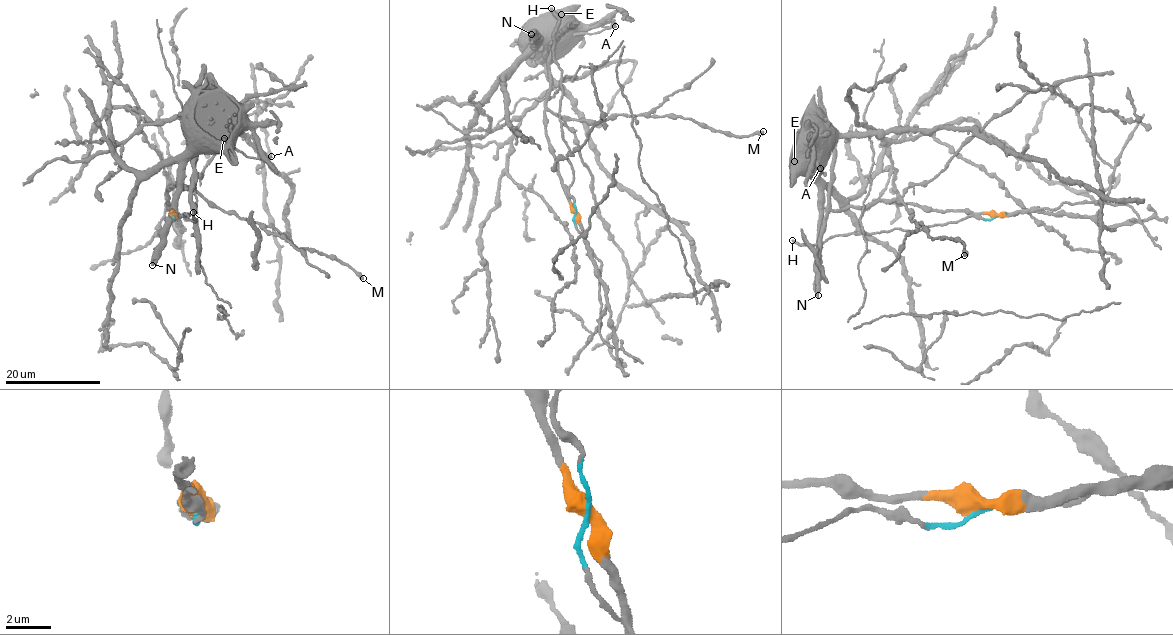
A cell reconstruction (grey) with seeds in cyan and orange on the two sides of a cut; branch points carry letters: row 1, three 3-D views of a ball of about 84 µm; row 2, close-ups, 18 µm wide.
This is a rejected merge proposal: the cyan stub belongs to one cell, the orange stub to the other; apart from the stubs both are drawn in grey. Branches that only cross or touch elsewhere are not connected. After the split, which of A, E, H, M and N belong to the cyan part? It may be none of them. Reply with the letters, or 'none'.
H

